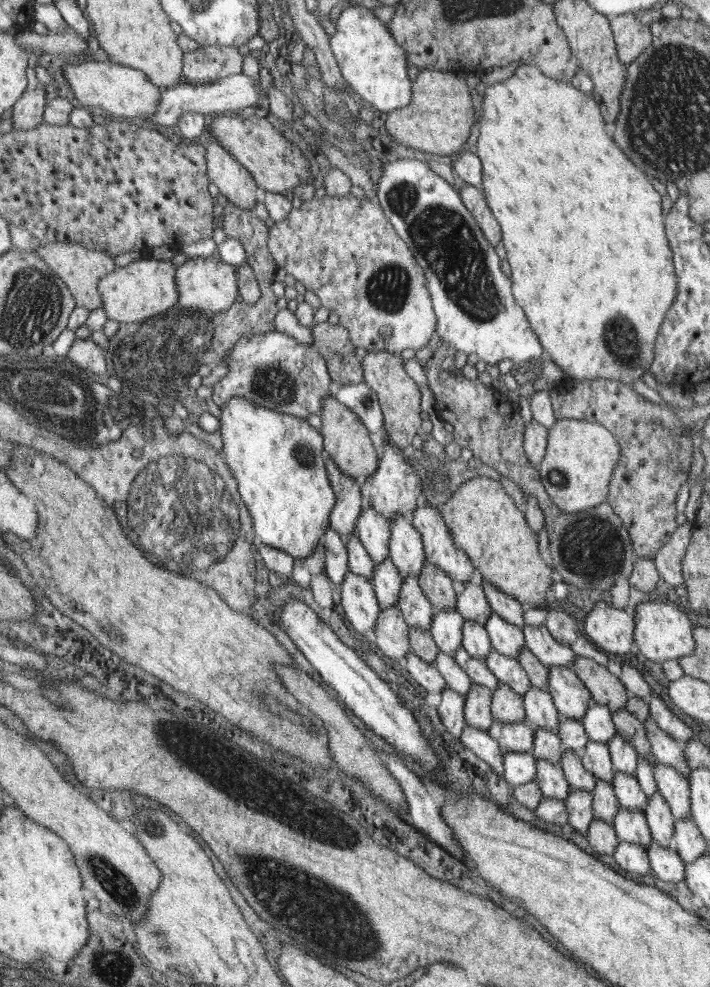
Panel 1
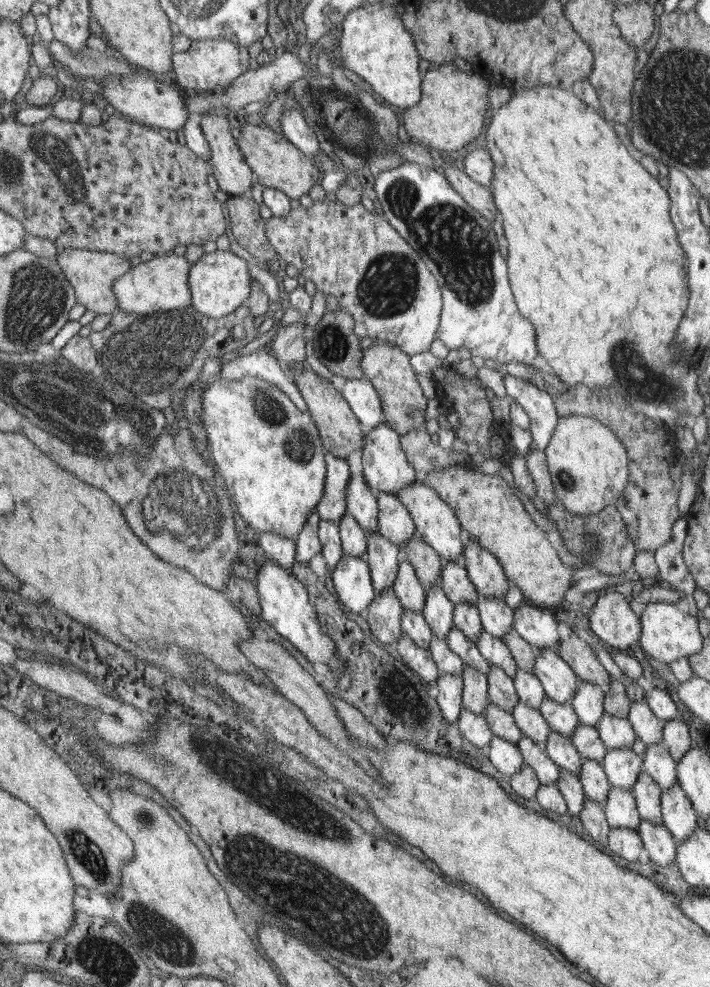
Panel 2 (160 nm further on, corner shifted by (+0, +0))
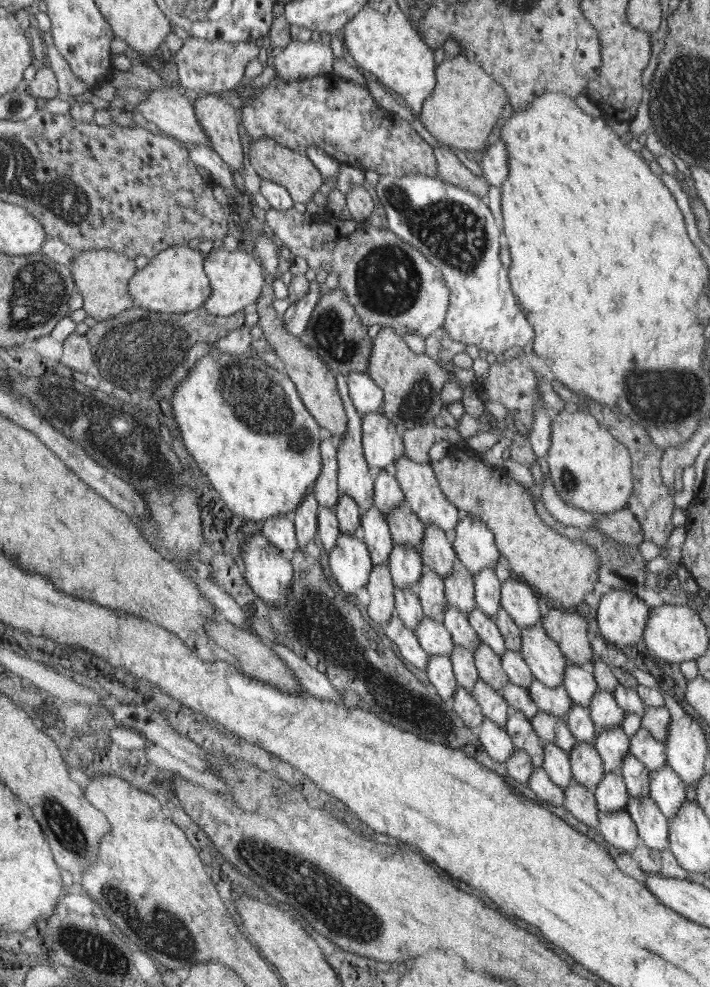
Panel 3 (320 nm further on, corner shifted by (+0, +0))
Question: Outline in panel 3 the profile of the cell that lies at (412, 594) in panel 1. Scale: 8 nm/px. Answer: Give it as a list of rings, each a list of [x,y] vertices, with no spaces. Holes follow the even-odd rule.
[[[393,543],[392,554],[388,562],[393,586],[402,590],[416,591],[421,573],[424,572],[421,555],[412,545]]]

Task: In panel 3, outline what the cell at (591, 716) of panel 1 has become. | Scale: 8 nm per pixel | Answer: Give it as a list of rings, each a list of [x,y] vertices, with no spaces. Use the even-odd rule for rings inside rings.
[[[571,662],[567,663],[566,670],[564,670],[562,685],[572,701],[588,708],[593,694],[598,689],[596,679],[590,670],[576,666]]]

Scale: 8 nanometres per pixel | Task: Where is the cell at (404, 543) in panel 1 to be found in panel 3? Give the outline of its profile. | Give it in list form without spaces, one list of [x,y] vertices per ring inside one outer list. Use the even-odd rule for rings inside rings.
[[[380,469],[373,482],[373,502],[386,520],[394,507],[404,503],[405,496],[393,469]]]

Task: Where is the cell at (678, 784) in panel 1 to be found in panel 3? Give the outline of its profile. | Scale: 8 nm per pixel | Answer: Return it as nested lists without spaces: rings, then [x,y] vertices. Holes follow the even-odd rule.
[[[640,727],[629,737],[629,753],[633,754],[649,771],[662,769],[666,764],[665,743],[656,740],[645,728]]]

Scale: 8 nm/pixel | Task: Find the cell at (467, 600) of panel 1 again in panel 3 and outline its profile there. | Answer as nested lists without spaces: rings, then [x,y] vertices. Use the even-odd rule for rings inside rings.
[[[425,526],[420,552],[425,569],[432,569],[443,580],[453,571],[454,561],[457,560],[453,543],[447,534],[438,526]]]

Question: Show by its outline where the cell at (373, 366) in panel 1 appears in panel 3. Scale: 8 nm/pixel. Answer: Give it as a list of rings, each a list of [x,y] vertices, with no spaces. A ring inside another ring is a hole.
[[[382,328],[371,348],[369,375],[384,389],[385,416],[402,430],[431,424],[443,407],[441,392],[449,373],[426,353],[412,352],[406,342],[392,330]]]

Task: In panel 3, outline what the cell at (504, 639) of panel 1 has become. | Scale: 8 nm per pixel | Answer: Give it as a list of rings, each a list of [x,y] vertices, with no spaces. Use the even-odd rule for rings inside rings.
[[[482,570],[474,576],[475,600],[486,616],[492,620],[496,616],[501,602],[501,583],[495,572],[492,570]]]

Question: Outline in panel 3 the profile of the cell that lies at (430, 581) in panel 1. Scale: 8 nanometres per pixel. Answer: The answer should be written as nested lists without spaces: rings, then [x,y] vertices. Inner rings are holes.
[[[406,502],[399,507],[394,507],[385,522],[388,524],[393,543],[412,545],[416,552],[420,552],[426,528]]]

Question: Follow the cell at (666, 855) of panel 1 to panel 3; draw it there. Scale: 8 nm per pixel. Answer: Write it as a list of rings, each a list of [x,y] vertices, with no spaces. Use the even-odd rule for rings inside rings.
[[[629,794],[628,813],[637,826],[640,840],[648,848],[659,851],[668,848],[669,823],[654,799],[648,795],[638,798]]]

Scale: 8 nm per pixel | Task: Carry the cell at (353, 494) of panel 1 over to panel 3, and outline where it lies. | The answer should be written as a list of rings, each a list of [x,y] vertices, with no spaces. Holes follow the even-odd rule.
[[[323,440],[319,446],[319,452],[322,452],[323,467],[320,469],[319,478],[311,488],[312,494],[320,507],[334,508],[342,494],[338,485],[338,445],[334,440]]]

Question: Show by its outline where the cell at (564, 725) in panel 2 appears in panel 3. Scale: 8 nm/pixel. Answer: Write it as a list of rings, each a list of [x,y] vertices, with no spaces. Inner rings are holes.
[[[534,678],[528,691],[540,711],[552,713],[566,720],[571,707],[571,698],[563,685],[550,688]]]

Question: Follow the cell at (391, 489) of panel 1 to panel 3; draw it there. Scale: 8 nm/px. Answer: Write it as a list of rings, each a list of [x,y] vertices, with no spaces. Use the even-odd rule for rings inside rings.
[[[378,411],[369,412],[361,418],[361,431],[369,468],[393,469],[395,462],[405,454],[405,446],[392,420]]]

